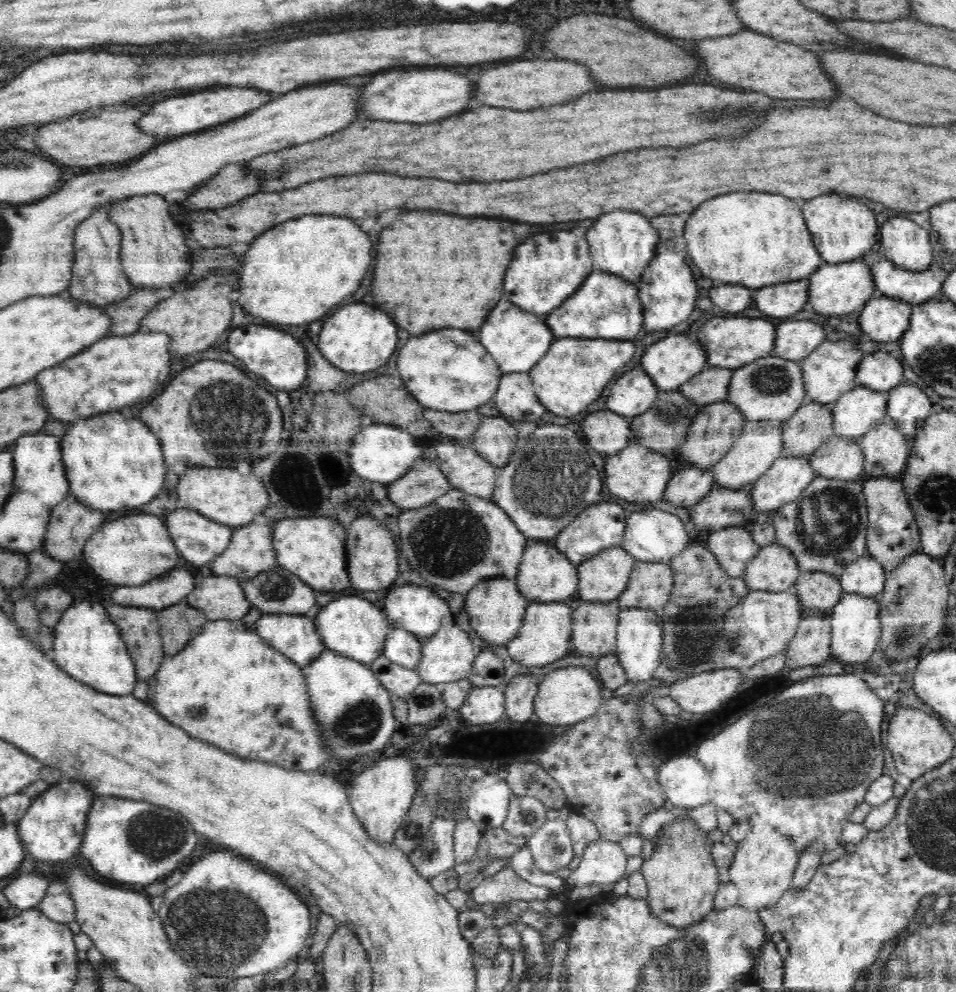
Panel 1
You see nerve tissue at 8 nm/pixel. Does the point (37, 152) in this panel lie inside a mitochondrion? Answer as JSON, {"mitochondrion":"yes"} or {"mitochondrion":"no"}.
{"mitochondrion":"no"}

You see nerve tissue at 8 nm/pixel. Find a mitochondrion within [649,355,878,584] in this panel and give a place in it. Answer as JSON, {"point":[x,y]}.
{"point":[825,523]}

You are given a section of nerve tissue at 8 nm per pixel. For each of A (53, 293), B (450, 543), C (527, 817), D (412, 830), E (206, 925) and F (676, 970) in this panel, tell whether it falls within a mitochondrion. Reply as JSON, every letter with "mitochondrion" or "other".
{"A":"other","B":"mitochondrion","C":"mitochondrion","D":"mitochondrion","E":"mitochondrion","F":"mitochondrion"}

